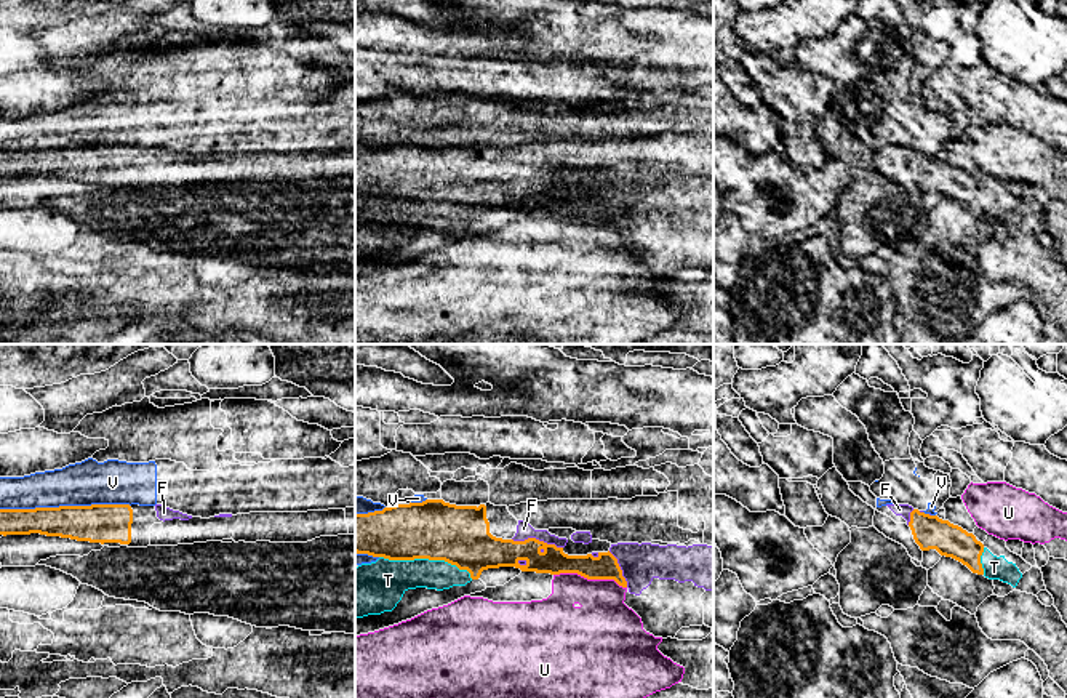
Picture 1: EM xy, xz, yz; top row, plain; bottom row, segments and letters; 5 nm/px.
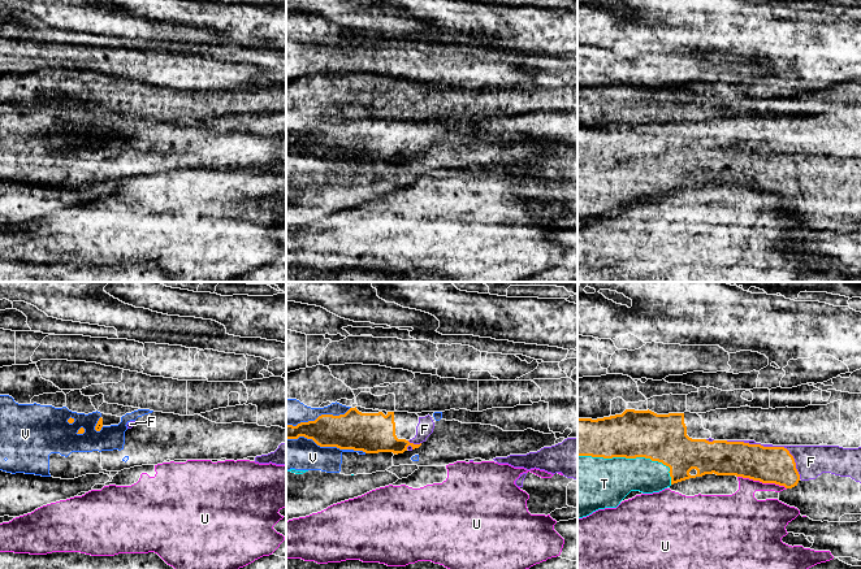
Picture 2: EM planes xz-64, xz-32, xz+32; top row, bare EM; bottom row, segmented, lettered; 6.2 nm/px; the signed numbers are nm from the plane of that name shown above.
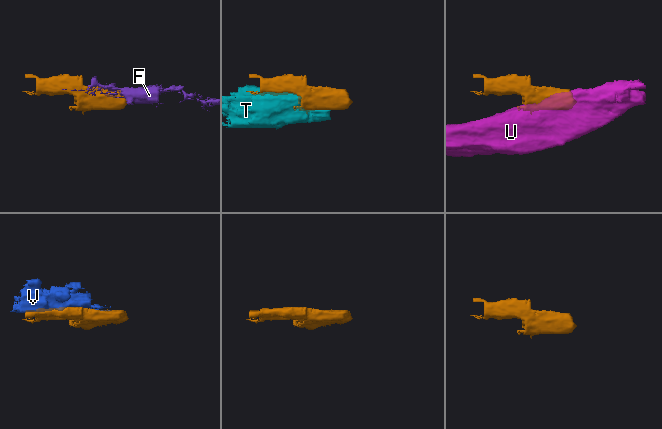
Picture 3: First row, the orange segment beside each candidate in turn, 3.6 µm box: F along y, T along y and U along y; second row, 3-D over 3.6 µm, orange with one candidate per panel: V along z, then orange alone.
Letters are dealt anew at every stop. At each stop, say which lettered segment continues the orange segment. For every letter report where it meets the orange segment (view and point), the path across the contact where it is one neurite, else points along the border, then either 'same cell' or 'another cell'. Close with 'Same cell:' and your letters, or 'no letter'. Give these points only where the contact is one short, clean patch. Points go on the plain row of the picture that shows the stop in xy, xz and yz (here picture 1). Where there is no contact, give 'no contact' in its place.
F: contact xz (538, 181); same cell
T: contact xz (427, 199); same cell
U: contact xz (591, 220); border xz (554, 215), (613, 220), (626, 229); another cell
V: contact xy (64, 148); another cell
Same cell: F, T

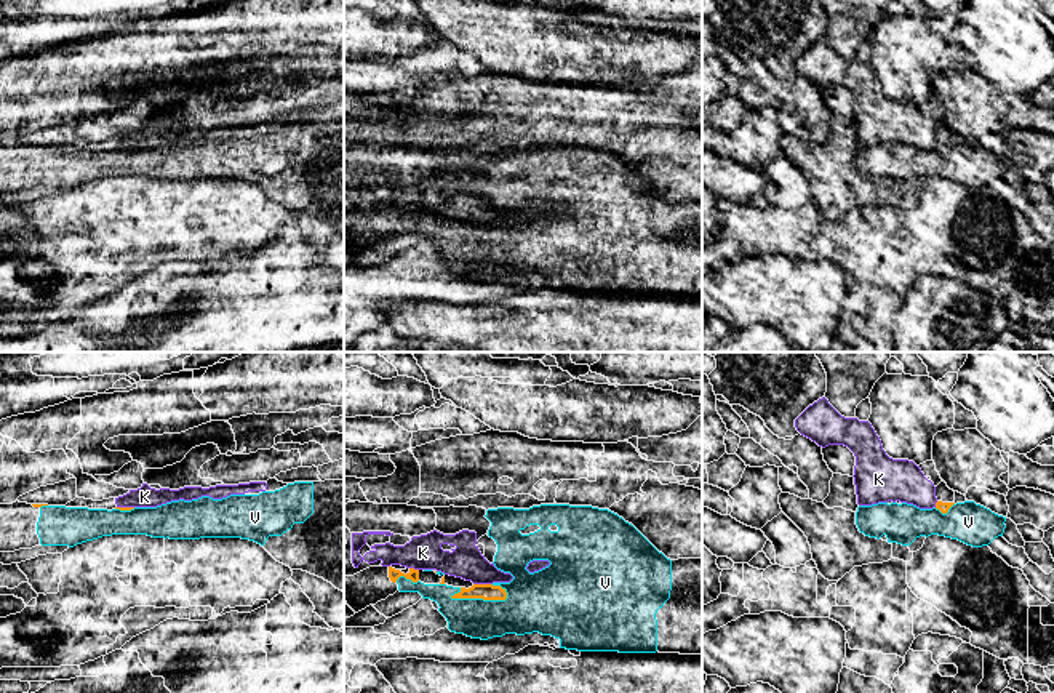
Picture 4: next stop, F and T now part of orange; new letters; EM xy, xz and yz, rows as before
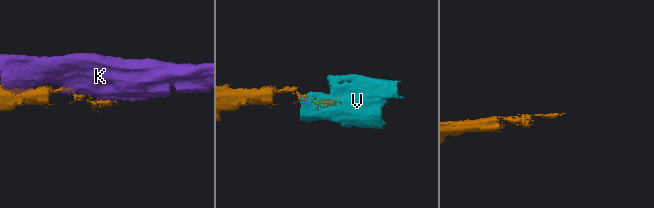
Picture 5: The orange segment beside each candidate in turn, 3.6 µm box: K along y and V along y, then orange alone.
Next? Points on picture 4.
K: contact xz (483, 226); another cell
V: contact xz (480, 239); same cell
Same cell: V

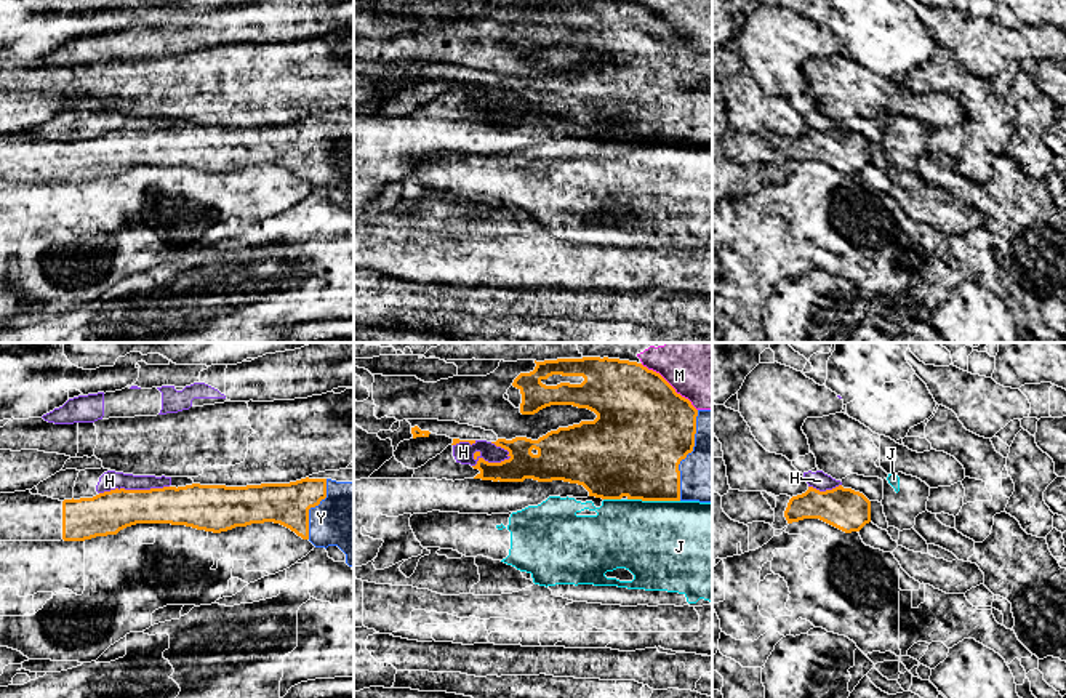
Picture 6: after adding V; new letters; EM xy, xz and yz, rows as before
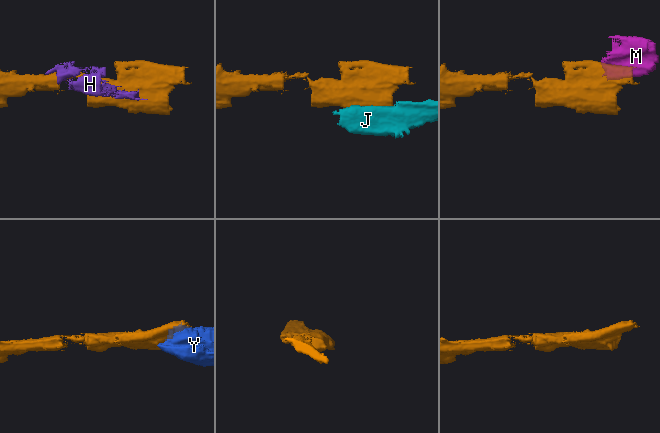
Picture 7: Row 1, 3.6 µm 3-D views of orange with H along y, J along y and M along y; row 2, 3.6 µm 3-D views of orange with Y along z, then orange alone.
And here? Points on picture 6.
H: contact xz (492, 104); another cell
J: contact xz (653, 141); another cell
M: contact xz (669, 26); another cell
Y: contact xy (311, 148); same cell
Same cell: Y

